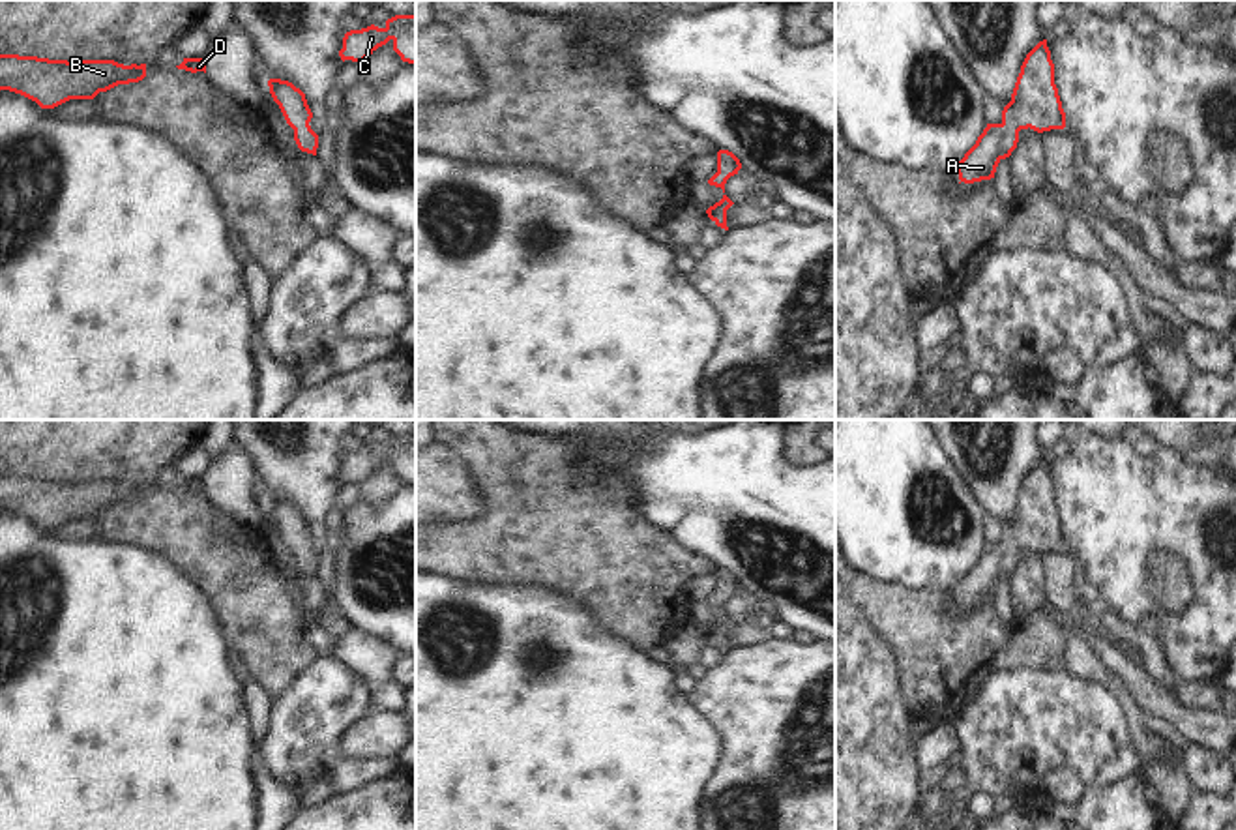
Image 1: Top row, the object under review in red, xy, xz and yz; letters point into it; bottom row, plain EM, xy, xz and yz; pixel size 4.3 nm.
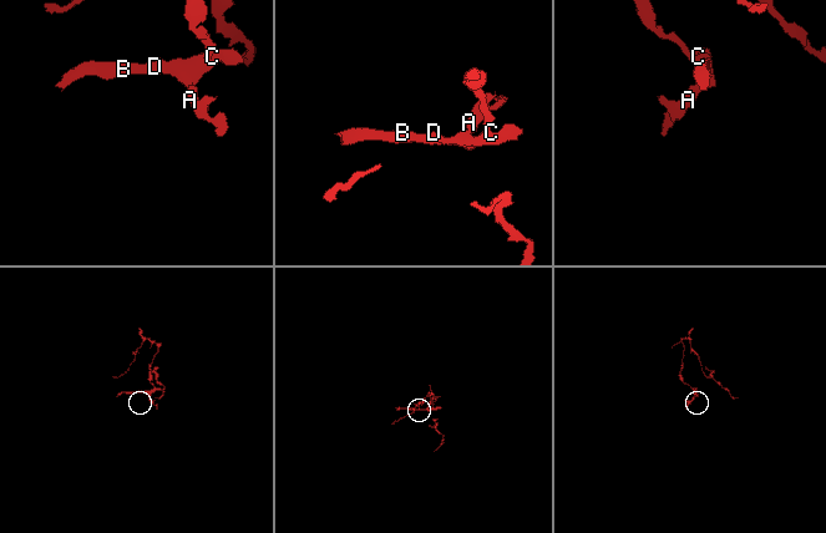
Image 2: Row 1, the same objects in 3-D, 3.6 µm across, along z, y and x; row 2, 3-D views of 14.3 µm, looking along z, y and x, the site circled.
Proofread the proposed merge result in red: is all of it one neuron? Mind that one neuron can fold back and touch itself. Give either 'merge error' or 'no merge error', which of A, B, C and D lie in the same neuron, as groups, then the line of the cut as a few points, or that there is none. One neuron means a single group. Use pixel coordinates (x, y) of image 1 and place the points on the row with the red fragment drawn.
no merge error | A B C D | no cut

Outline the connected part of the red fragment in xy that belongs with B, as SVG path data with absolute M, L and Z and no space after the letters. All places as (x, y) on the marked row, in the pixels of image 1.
M0 54L0 90L21 94L41 109L54 109L69 99L94 99L99 92L144 77L146 64Z

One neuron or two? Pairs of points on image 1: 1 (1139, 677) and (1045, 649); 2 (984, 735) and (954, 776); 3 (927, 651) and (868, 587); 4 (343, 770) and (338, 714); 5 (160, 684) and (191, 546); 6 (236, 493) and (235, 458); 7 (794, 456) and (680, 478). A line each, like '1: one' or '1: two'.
1: two
2: two
3: one
4: two
5: two
6: one
7: two

